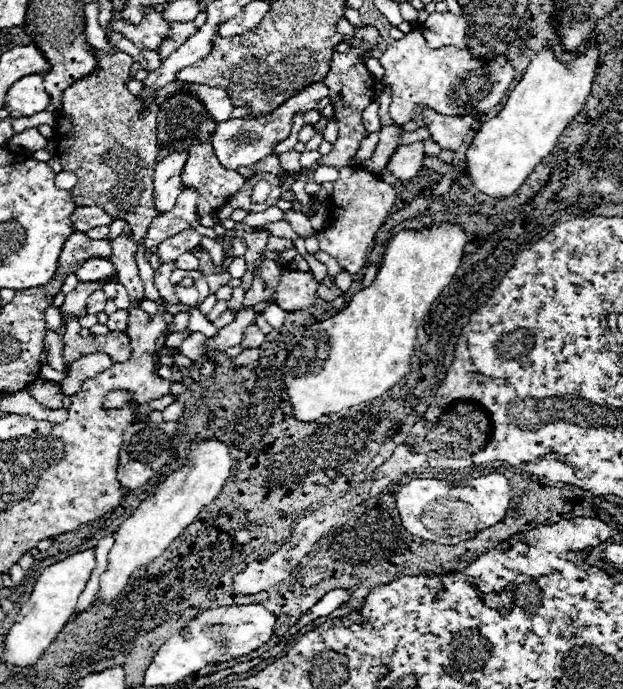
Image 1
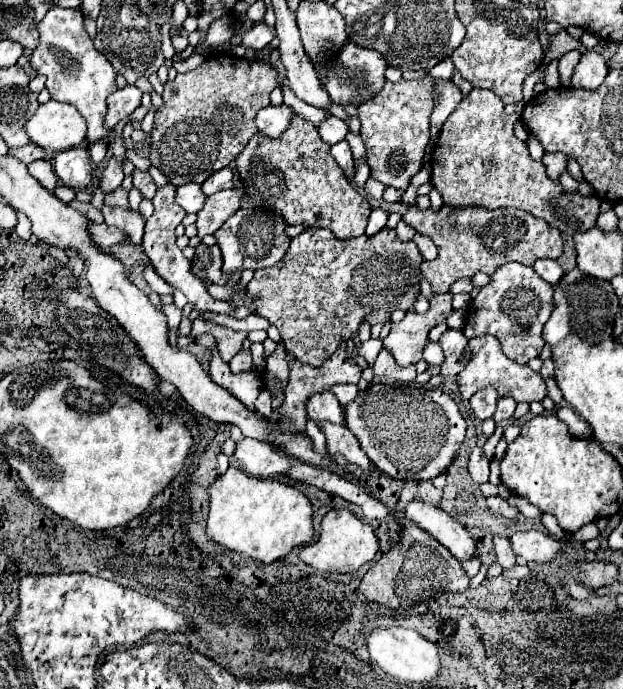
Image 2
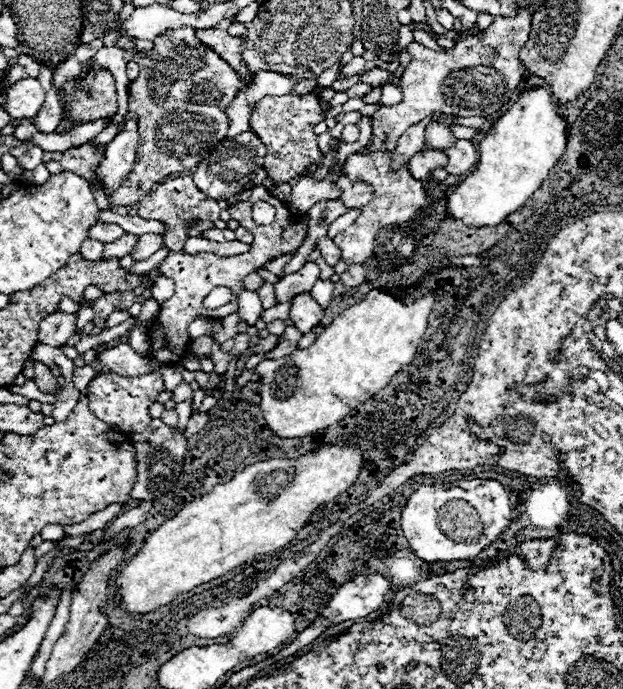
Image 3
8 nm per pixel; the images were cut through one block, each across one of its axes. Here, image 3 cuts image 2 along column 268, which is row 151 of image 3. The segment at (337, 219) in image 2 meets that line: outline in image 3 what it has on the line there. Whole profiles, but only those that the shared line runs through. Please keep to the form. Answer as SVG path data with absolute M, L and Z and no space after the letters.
M190 26L160 34L154 38L152 56L136 56L134 60L140 64L140 76L128 84L128 114L124 122L138 118L140 146L136 170L132 170L126 182L112 194L112 206L132 206L166 176L196 168L202 158L226 138L230 122L226 108L242 88L238 74L228 62L204 46Z

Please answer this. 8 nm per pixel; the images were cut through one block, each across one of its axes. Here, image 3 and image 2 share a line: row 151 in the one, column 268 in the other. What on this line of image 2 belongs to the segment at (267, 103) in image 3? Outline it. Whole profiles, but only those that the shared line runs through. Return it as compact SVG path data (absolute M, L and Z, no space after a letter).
M306 228L302 234L292 238L286 256L276 266L254 272L254 278L248 282L246 290L252 294L254 314L268 318L270 324L280 330L286 350L300 362L316 368L340 348L340 342L356 338L362 322L370 322L372 326L382 324L396 308L408 312L420 296L422 262L424 258L418 246L412 242L402 242L396 236L396 230L382 228L374 236L364 234L350 240L338 240L328 228Z

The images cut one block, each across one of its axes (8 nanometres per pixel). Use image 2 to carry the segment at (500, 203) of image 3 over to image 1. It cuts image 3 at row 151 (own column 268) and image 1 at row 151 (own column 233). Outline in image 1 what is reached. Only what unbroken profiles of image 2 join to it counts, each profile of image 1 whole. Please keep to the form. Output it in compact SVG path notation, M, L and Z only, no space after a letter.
M592 40L574 60L558 60L552 46L538 50L522 80L510 92L504 108L476 132L468 152L466 170L478 190L488 196L510 196L532 174L544 156L558 144L562 130L584 106L598 70L598 44Z

